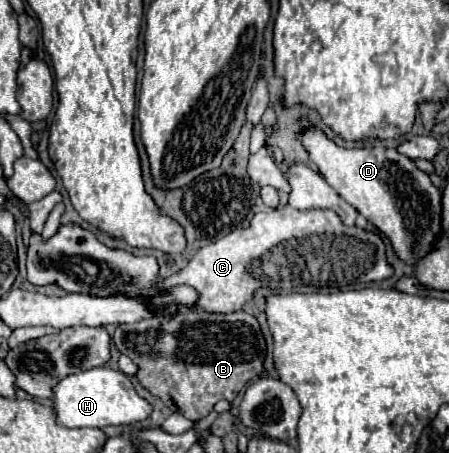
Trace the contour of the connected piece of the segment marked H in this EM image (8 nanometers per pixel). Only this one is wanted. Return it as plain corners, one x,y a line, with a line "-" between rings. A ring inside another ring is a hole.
109,366
91,368
81,374
63,378
53,388
53,402
57,410
57,424
65,428
105,428
105,426
129,426
143,422
151,416
153,406
141,398
129,376

